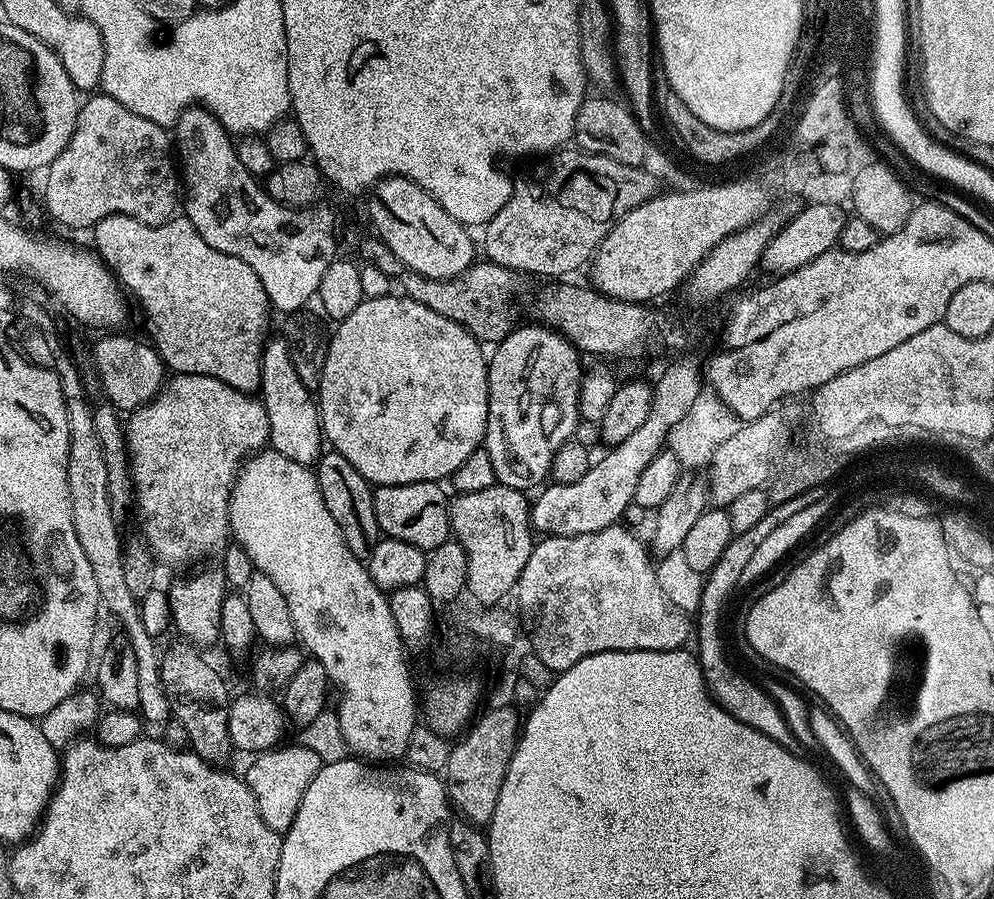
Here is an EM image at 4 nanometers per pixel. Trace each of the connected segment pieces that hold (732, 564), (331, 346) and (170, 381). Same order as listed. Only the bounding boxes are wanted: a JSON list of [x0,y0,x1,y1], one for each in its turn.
[[698,486,826,727],[318,294,488,486],[124,374,270,565]]

